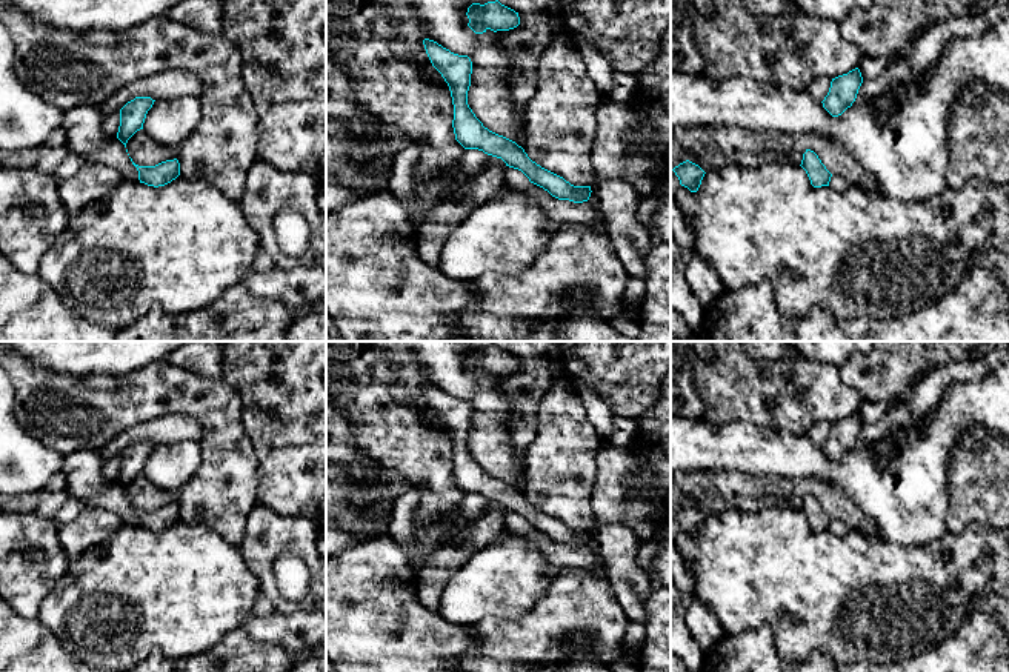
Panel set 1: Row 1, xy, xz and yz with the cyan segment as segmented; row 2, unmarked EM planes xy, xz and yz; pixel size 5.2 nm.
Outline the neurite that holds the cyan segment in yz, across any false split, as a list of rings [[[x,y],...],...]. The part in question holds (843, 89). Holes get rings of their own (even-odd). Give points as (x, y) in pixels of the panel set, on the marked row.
[[[858,68],[847,74],[832,78],[828,95],[824,97],[823,108],[832,115],[841,115],[857,98],[863,77]]]

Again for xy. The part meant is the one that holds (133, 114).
[[[135,97],[120,109],[120,126],[117,138],[125,145],[125,148],[128,140],[137,131],[143,129],[146,114],[152,108],[154,101],[155,100],[151,97]]]

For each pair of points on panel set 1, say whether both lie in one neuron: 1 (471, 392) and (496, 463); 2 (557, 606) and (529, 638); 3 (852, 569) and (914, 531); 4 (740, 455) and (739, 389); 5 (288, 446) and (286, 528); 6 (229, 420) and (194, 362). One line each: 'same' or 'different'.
1: same
2: same
3: different
4: different
5: different
6: different

